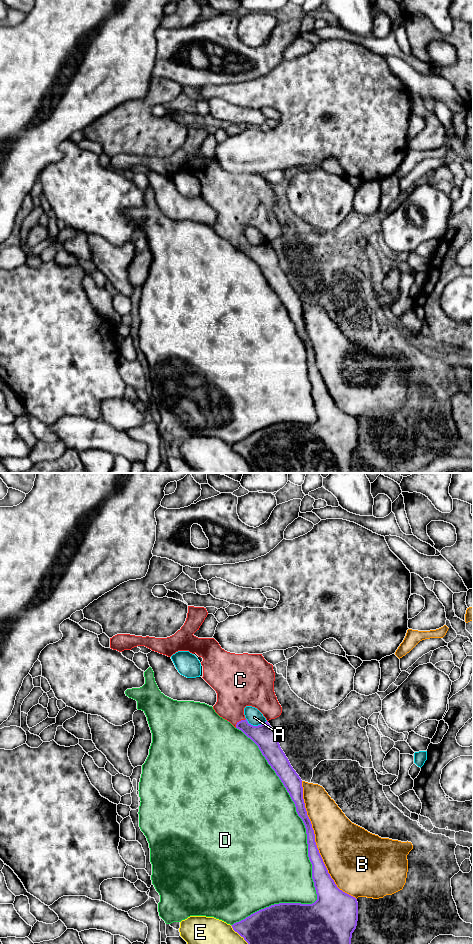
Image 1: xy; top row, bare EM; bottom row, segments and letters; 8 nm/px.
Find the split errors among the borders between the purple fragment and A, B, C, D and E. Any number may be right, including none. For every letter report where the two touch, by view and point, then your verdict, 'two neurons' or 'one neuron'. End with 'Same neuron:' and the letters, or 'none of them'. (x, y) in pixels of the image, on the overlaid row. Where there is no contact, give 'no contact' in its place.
A: meets purple in xy at (255, 726); two neurons
B: meets purple in xy at (315, 843); two neurons
C: meets purple in xy at (239, 721); one neuron
D: meets purple in xy at (308, 855); two neurons
E: meets purple in xy at (239, 934); two neurons
Same neuron: C

